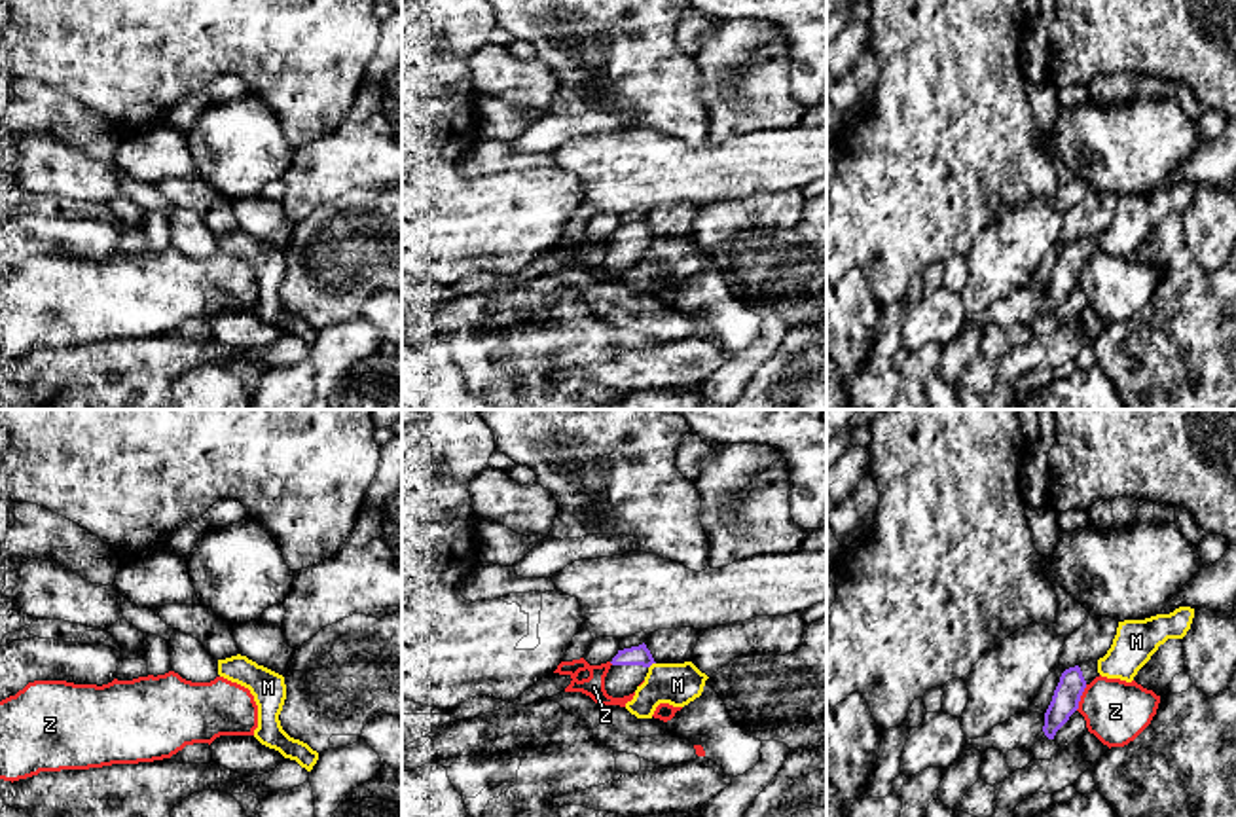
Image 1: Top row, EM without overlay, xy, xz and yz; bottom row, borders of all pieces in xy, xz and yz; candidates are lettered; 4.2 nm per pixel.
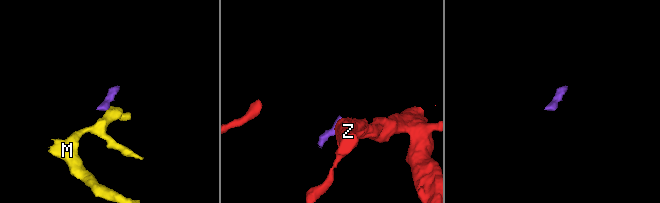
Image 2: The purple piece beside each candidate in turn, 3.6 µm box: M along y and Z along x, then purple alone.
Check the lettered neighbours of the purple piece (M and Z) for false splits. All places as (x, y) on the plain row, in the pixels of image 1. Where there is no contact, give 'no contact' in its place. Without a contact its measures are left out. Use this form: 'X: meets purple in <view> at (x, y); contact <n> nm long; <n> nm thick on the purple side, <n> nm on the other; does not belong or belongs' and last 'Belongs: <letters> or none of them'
M: meets purple in xz at (651, 239); contact 40 nm long; 80 nm thick on the purple side, 180 nm on the other; does not belong
Z: meets purple in yz at (1079, 273); contact 120 nm long; 120 nm thick on the purple side, 260 nm on the other; does not belong
Belongs: none of them

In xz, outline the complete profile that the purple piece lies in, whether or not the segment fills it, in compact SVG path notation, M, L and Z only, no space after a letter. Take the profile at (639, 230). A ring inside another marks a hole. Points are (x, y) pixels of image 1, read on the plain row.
M643 218L639 222L618 226L610 239L605 252L605 265L612 273L624 273L637 265L645 256L648 243L656 237Z

